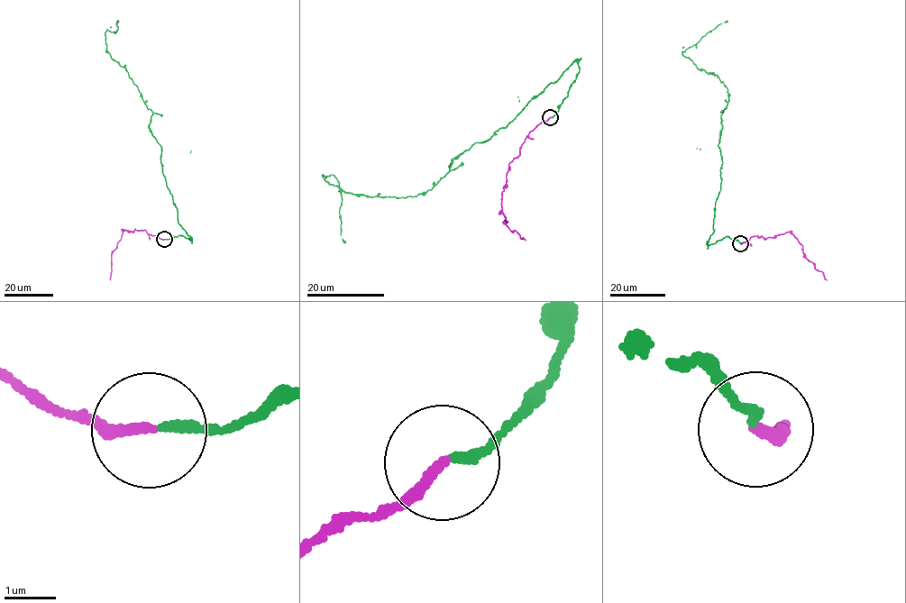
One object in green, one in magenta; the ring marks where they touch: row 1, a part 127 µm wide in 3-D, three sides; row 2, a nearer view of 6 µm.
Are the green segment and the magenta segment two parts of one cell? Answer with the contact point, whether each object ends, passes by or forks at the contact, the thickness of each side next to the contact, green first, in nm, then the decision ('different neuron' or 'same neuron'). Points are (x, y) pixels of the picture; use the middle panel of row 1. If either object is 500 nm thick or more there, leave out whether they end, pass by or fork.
place (550, 117); green ends; magenta ends; calibres 180 and 190 nm; same neuron

